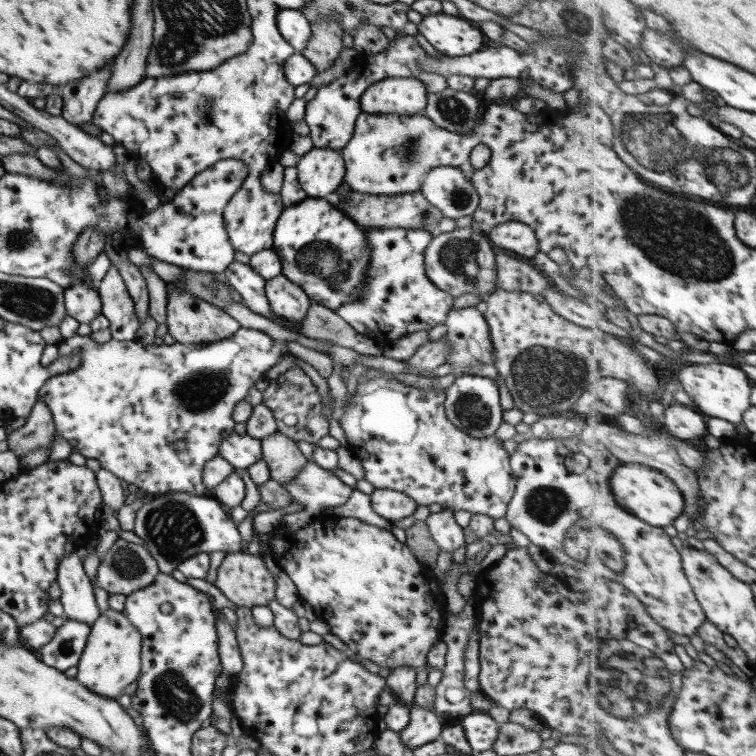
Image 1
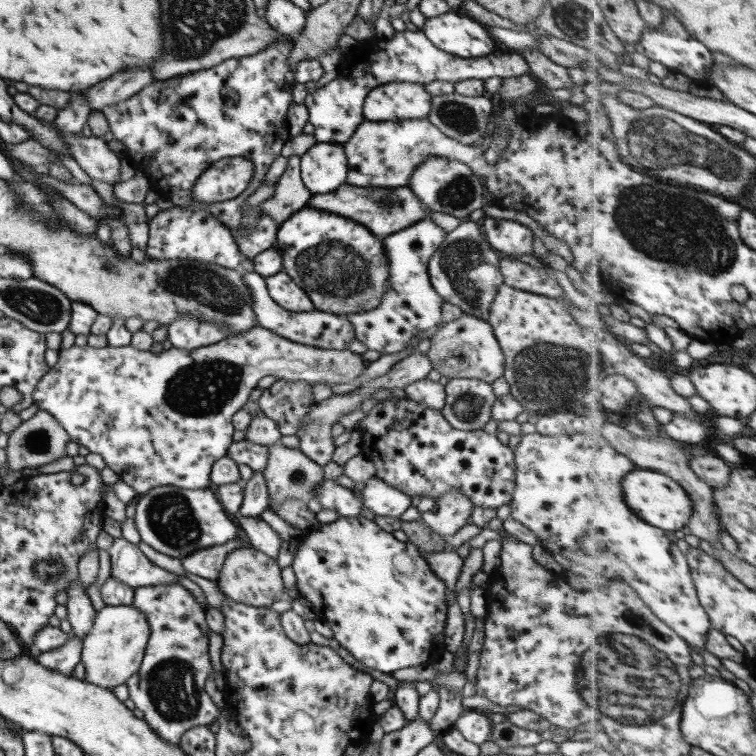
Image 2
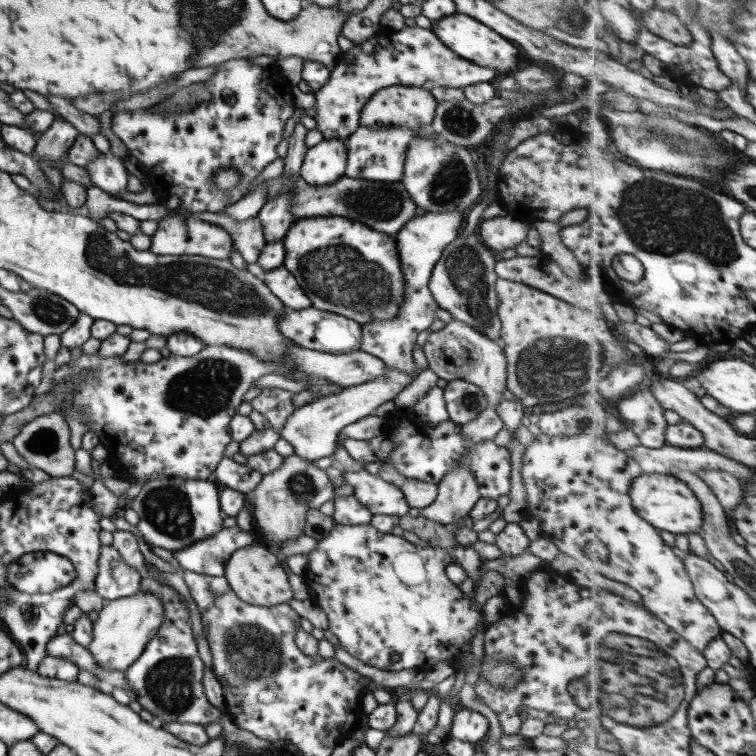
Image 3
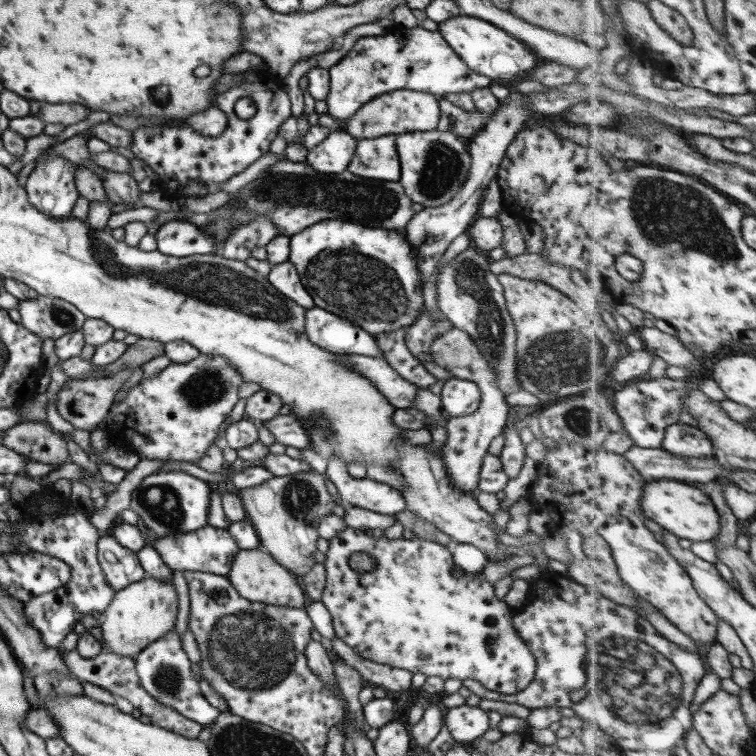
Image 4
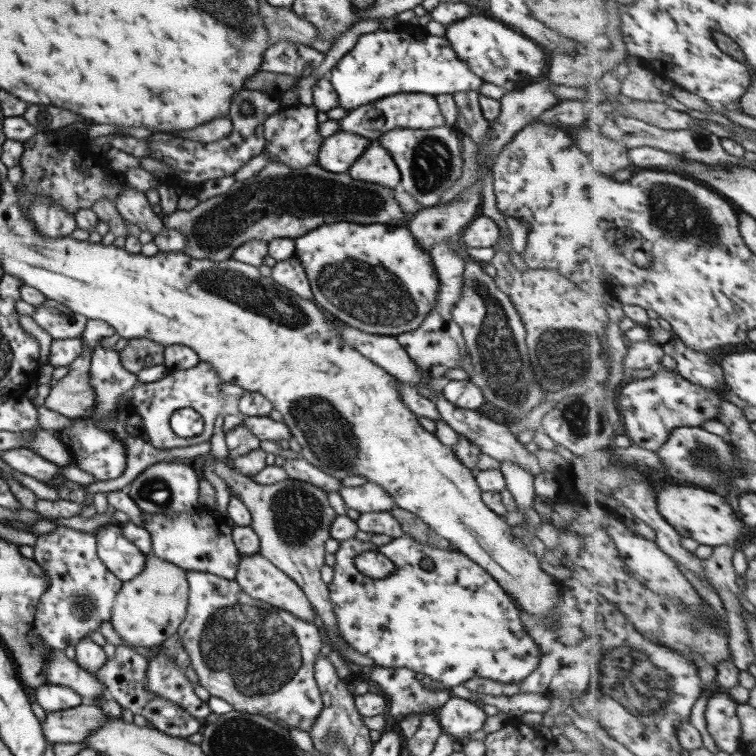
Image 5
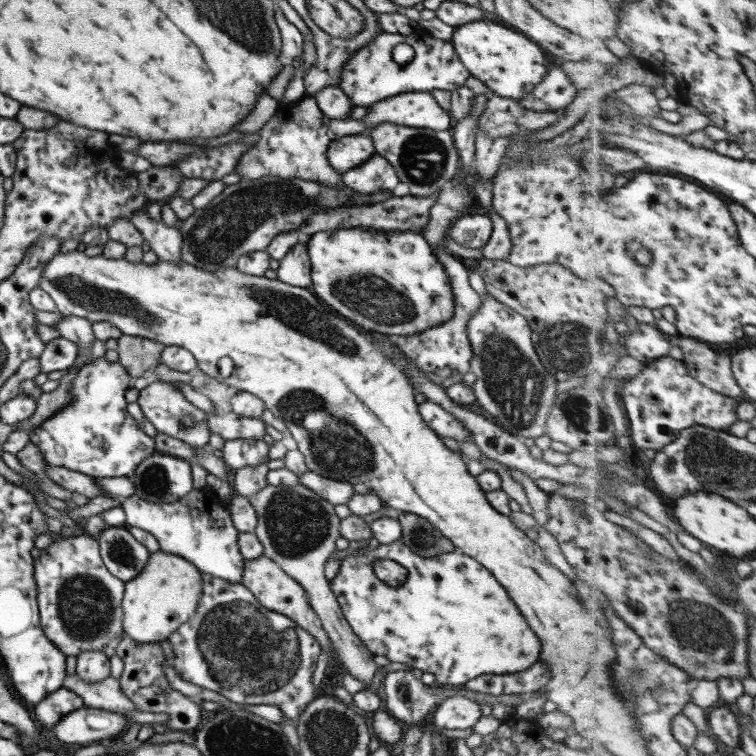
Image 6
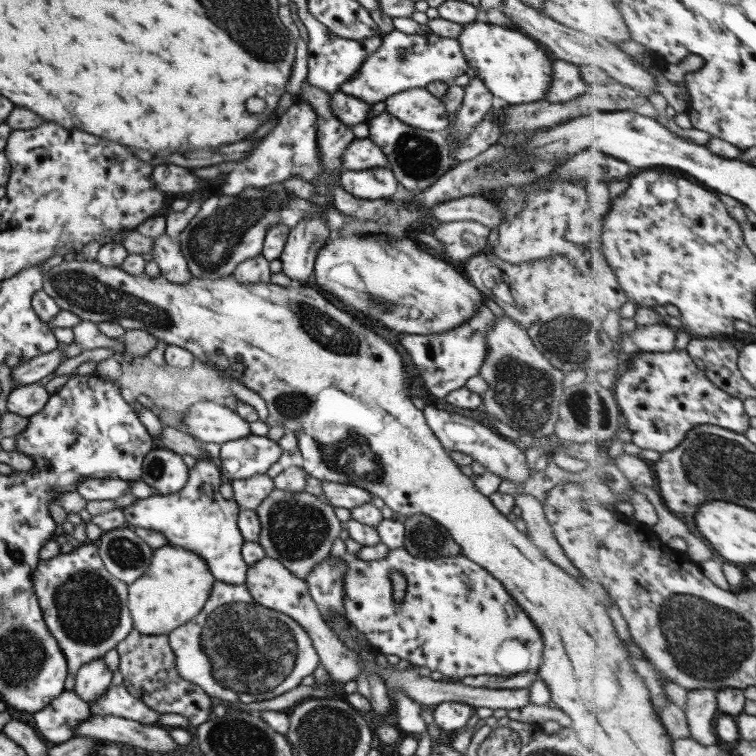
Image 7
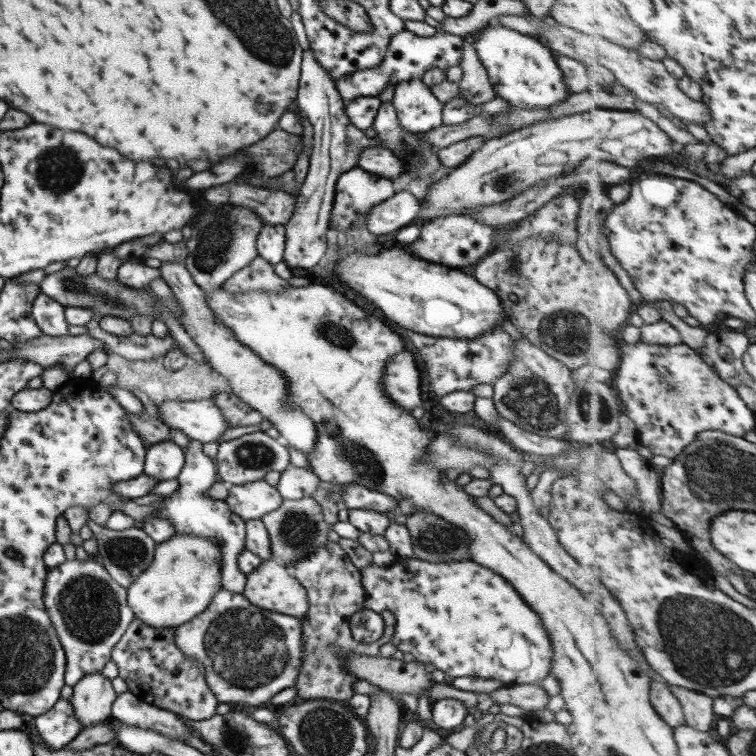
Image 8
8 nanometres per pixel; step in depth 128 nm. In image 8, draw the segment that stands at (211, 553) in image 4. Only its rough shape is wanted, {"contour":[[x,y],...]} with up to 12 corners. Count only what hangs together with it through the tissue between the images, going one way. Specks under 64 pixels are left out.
{"contour":[[190,439],[178,491],[143,519],[168,520],[175,534],[222,550],[221,586],[245,591],[238,569],[245,521],[206,496],[215,461]]}

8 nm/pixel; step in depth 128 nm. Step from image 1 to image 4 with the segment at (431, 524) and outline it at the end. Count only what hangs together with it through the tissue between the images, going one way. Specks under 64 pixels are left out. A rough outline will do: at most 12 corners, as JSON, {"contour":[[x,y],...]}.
{"contour":[[439,334],[433,360],[475,382],[481,403],[446,422],[452,486],[478,495],[479,472],[510,406],[470,335]]}

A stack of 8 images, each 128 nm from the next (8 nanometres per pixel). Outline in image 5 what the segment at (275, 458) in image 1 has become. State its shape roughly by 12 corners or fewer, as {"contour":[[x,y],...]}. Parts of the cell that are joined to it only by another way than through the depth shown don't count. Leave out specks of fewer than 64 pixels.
{"contour":[[229,461],[214,472],[242,500],[259,554],[301,586],[338,635],[320,575],[337,516],[292,478],[258,484]]}

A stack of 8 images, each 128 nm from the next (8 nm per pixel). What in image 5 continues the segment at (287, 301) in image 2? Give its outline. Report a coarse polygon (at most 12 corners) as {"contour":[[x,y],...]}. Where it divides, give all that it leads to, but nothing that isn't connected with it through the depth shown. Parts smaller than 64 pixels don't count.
{"contour":[[296,254],[277,261],[271,277],[314,301],[310,281]]}

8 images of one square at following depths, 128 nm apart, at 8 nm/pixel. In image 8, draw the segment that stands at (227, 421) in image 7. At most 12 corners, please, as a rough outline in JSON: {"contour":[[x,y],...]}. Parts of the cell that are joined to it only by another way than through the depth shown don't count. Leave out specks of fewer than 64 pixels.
{"contour":[[213,399],[167,400],[160,420],[202,444],[229,427]]}

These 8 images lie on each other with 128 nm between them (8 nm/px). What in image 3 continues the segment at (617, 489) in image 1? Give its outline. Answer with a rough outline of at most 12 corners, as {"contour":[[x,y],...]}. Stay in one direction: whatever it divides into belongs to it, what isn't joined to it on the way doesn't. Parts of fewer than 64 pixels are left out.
{"contour":[[643,474],[632,494],[659,530],[702,533],[706,514],[686,482]]}

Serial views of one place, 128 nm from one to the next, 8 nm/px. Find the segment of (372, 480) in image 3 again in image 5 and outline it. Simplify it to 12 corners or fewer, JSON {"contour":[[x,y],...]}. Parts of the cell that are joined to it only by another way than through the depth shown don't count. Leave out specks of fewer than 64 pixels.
{"contour":[[376,482],[338,491],[362,514],[390,512],[394,499]]}

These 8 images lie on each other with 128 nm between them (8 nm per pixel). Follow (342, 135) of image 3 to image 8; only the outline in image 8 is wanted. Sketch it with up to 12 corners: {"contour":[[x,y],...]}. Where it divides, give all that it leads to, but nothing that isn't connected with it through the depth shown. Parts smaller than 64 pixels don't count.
{"contour":[[448,32],[394,35],[379,66],[335,82],[345,101],[380,97],[426,70],[460,66],[464,40]]}

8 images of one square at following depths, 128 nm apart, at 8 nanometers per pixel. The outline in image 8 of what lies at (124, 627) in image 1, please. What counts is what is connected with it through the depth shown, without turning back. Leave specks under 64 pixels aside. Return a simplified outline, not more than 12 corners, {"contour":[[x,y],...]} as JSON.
{"contour":[[175,534],[127,588],[138,620],[178,628],[221,589],[222,550]]}

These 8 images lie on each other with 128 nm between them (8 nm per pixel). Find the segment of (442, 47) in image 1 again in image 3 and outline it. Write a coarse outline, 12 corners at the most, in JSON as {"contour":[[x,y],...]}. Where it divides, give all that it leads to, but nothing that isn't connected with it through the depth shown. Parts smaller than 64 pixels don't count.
{"contour":[[456,12],[431,31],[457,56],[510,72],[518,48]]}

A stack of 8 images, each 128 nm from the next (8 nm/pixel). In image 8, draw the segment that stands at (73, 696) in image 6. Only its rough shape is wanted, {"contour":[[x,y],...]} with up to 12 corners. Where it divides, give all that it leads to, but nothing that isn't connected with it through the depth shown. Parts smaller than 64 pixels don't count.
{"contour":[[62,698],[34,717],[40,738],[64,749],[82,730],[71,702]]}

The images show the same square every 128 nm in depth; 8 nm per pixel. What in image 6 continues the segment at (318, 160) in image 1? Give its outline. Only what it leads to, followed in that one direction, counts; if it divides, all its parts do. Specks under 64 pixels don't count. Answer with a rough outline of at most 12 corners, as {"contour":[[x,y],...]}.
{"contour":[[368,134],[331,140],[326,158],[342,174],[376,153]]}

